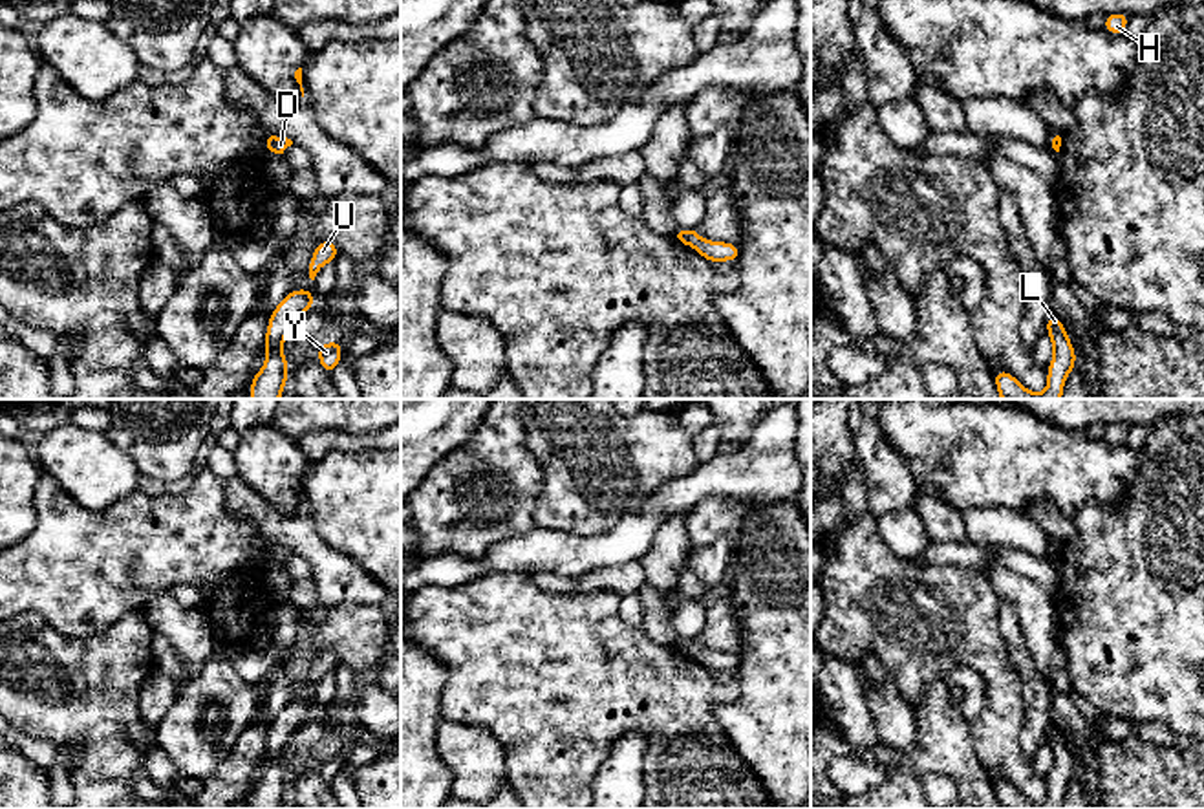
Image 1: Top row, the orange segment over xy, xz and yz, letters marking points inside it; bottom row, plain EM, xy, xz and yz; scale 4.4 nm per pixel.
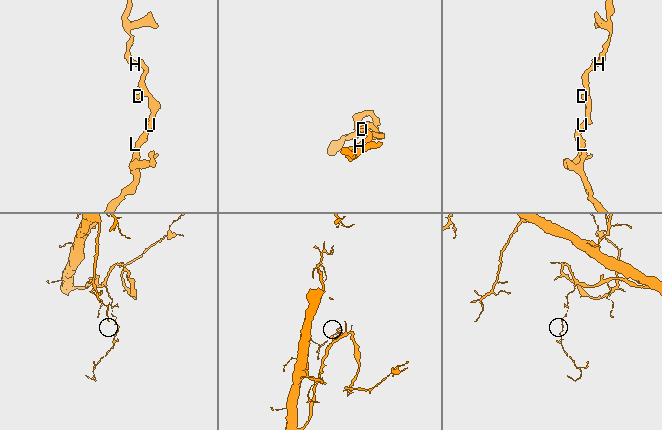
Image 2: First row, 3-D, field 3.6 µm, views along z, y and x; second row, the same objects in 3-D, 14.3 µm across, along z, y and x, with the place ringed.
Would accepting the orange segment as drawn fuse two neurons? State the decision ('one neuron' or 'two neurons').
one neuron

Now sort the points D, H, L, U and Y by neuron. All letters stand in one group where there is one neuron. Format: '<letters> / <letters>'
D H L U Y

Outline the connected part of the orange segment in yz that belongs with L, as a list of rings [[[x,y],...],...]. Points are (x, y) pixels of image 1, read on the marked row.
[[[1054,313],[1048,315],[1045,329],[1052,340],[1054,355],[1047,370],[1047,390],[1041,395],[1025,388],[1010,372],[994,372],[994,383],[1001,399],[1061,399],[1069,373],[1076,368],[1076,350],[1069,340],[1065,324]]]

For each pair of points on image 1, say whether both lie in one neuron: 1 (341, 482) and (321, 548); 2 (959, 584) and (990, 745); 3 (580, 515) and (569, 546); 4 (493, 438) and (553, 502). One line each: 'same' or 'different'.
1: different
2: same
3: different
4: different

